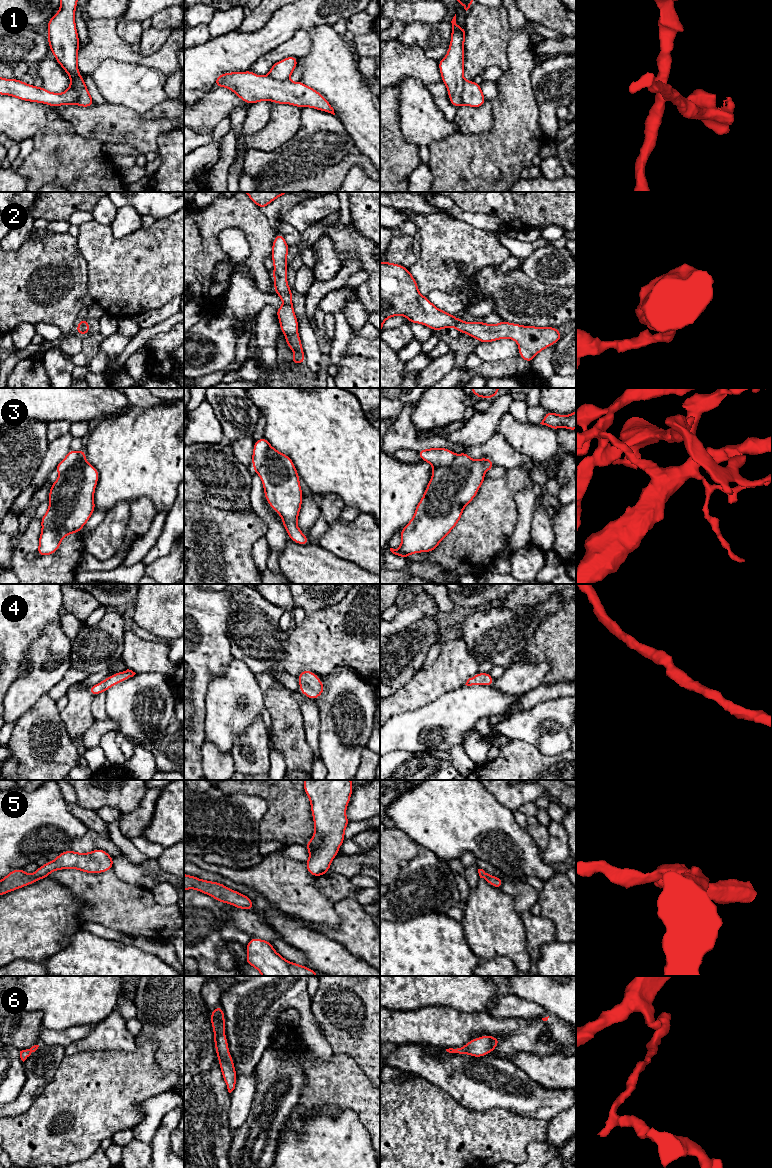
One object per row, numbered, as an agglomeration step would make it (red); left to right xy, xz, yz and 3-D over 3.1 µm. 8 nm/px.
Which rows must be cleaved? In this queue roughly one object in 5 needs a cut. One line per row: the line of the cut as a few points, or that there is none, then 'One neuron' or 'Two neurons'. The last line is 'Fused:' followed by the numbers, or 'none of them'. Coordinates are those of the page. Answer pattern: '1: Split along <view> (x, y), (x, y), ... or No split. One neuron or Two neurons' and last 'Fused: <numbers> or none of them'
1: Split along yz (465, 81), (461, 93), (462, 103). Two neurons
2: No split. One neuron
3: Split along xz (270, 445), (266, 460), (256, 472). Two neurons
4: No split. One neuron
5: No split. One neuron
6: No split. One neuron
Fused: 1, 3

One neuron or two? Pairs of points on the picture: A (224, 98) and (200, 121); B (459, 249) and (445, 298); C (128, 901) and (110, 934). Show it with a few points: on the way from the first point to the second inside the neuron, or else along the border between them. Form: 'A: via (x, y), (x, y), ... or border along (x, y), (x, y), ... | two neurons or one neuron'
A: via (218, 104), (206, 115) | one neuron
B: border along (465, 295), (432, 290), (426, 296) | two neurons
C: border along (90, 921), (117, 929), (134, 937) | two neurons

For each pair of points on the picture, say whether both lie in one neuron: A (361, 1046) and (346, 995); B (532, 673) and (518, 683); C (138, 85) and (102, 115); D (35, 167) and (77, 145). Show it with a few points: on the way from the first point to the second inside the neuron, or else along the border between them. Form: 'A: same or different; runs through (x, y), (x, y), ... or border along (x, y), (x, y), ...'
A: same; runs through (361, 1033), (360, 1014), (355, 1008)
B: same; runs through (529, 676), (525, 676), (521, 680)
C: different; border along (106, 101), (112, 104), (124, 105), (138, 112)
D: same; runs through (45, 164), (56, 158), (64, 158), (67, 155)

